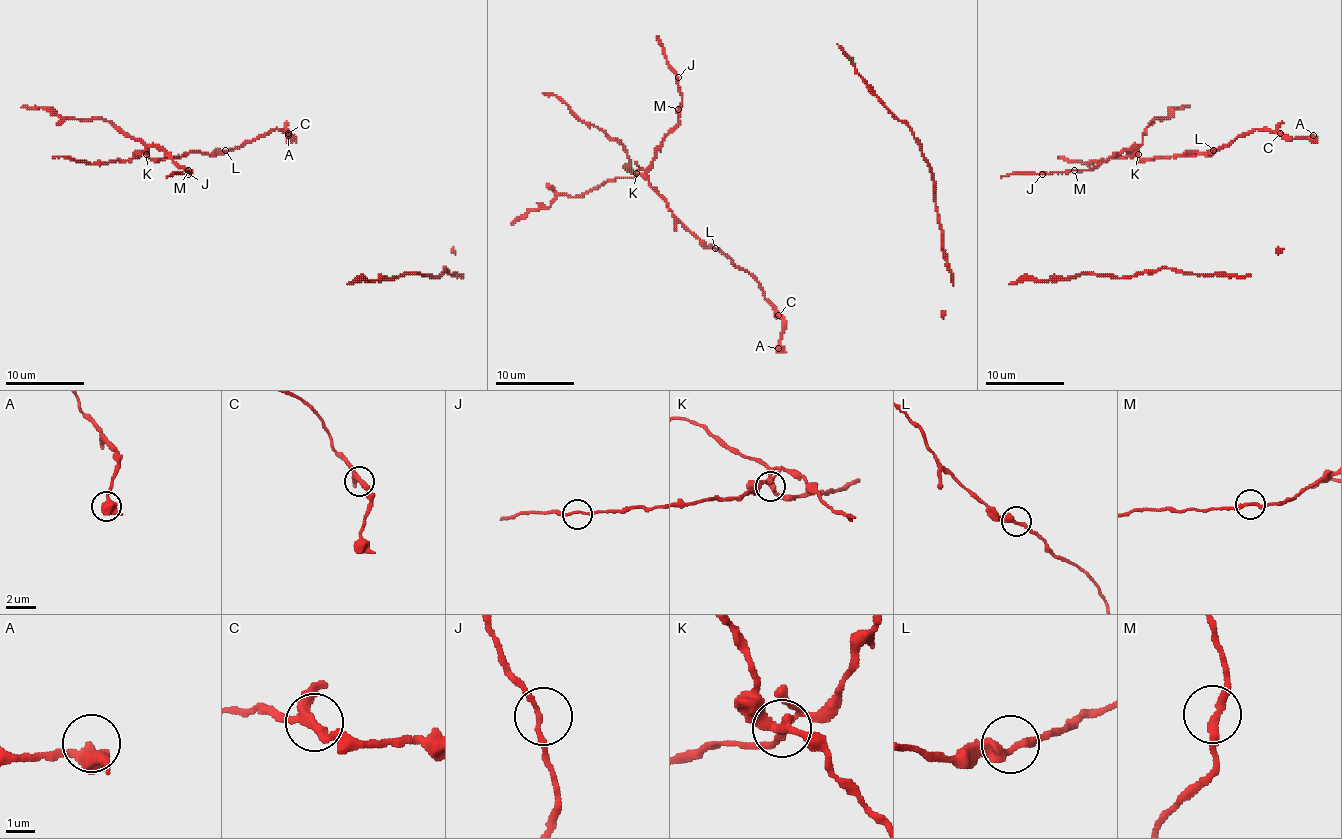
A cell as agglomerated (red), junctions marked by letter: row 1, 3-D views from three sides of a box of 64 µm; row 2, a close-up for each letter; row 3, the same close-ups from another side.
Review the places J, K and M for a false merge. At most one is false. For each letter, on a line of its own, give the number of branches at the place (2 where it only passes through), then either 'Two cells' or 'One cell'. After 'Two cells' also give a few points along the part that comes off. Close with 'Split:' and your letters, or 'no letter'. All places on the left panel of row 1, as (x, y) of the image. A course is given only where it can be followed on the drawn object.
J: Branches: 2. One cell
K: Branches: 4. One cell
M: Branches: 2. One cell
Split: no letter

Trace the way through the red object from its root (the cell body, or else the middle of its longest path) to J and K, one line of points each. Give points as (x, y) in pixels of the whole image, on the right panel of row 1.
J: (1076, 170), (1042, 174)
K: (1076, 170), (1097, 168), (1134, 146), (1138, 148), (1138, 154)

